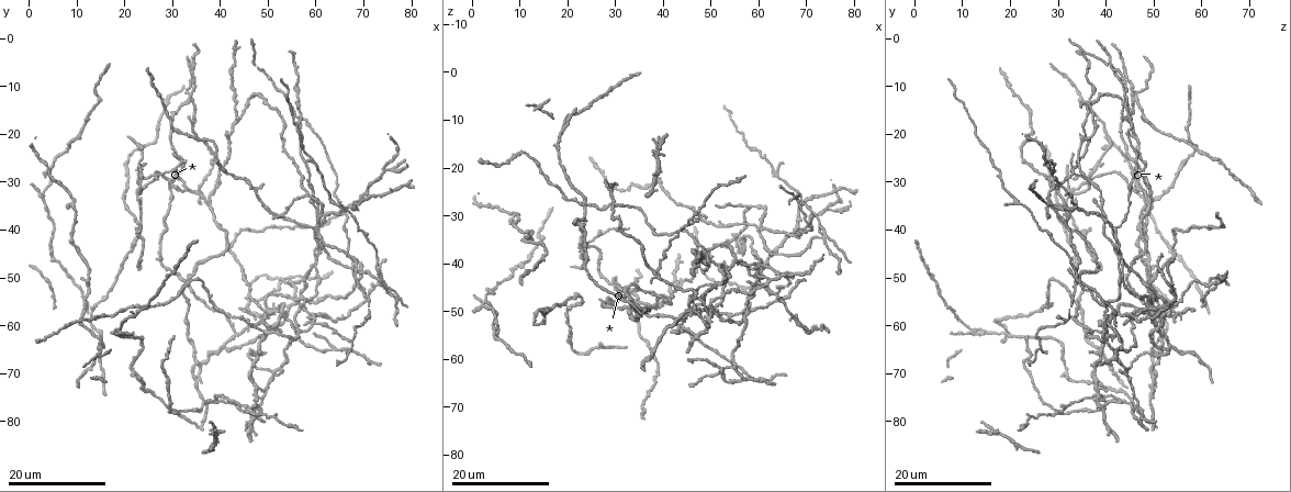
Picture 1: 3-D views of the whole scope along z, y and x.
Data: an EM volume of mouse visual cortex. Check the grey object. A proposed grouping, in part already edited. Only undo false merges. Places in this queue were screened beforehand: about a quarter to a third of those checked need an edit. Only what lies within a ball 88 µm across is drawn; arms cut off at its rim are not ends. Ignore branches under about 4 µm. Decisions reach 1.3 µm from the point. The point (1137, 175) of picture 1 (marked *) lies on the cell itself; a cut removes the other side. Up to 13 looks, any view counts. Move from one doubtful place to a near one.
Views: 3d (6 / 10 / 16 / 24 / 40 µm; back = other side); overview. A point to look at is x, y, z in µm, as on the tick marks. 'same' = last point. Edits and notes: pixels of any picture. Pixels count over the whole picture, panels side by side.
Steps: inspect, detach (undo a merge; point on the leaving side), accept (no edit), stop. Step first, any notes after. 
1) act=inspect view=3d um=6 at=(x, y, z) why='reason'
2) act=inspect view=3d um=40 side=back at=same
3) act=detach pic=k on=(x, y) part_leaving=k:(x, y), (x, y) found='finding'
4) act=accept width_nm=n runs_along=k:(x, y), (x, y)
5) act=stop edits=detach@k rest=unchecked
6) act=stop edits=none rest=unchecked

act=inspect view=3d um=24 at=(60.0, 40.0, 32.5) why='three arms meet'

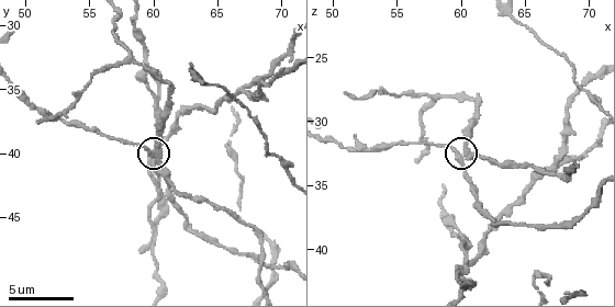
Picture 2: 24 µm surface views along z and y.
act=inspect view=3d um=10 at=(59.6, 39.8, 33.0)

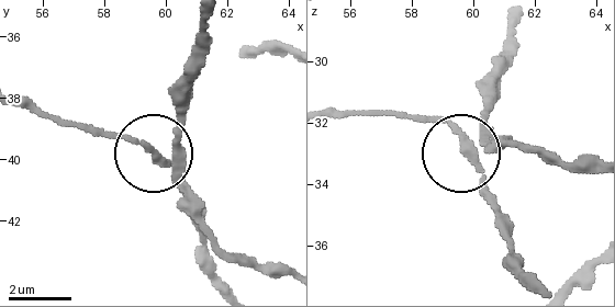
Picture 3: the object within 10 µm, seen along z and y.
act=accept runs_along=3:(505, 22), (482, 134), (461, 145), (443, 121), (405, 113) found='one cell here'

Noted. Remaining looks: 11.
act=inspect view=3d um=24 at=(74.5, 27.5, 28.5) why='branch point'

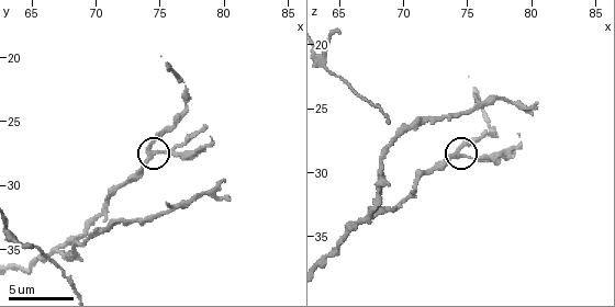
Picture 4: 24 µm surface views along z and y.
act=inspect view=3d um=6 at=(74.6, 27.6, 28.6)

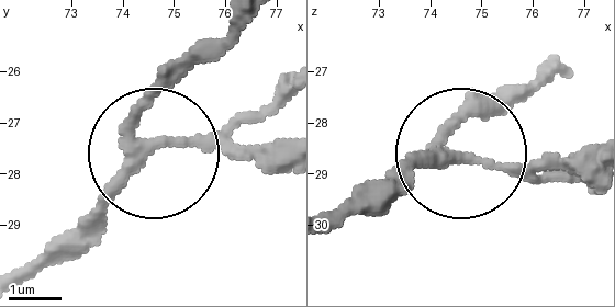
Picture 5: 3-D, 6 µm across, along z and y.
act=inspect view=3d um=6 side=back at=(74.50, 27.50, 28.75)

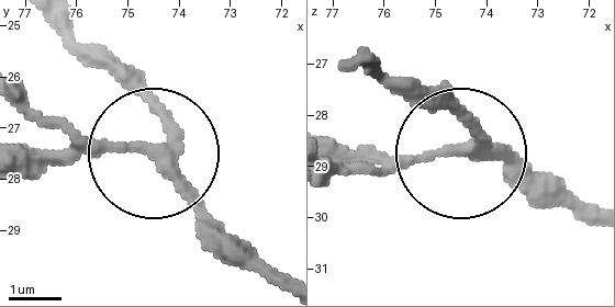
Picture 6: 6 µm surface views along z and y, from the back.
act=accept arms=3 found='continuous, no second cell'

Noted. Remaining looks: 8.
act=inspect view=3d um=16 at=(50.5, 69.5, 43.5) why='four or more arms meet'

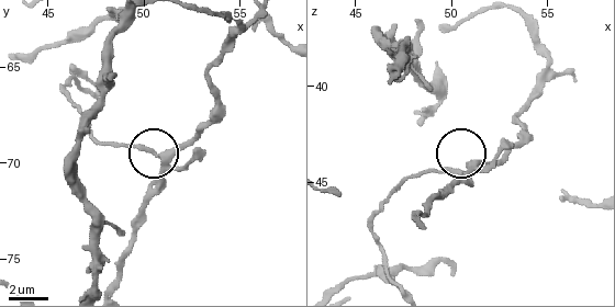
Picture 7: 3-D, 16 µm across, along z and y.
act=inspect view=3d um=6 at=(51.1, 69.9, 44.1)

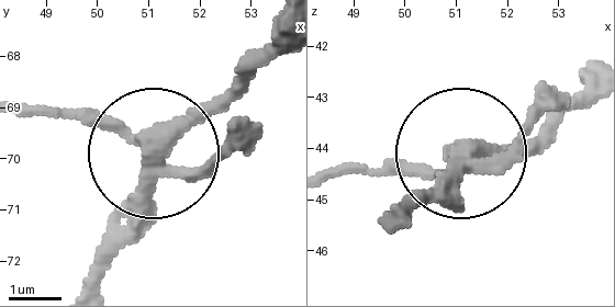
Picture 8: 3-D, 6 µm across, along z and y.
act=detach pic=8 on=(89, 116) width_nm=310 found='a second cell is stuck on'

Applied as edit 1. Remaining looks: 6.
act=inspect view=3d um=16 at=(41.0, 64.5, 53.0) why='a fork'

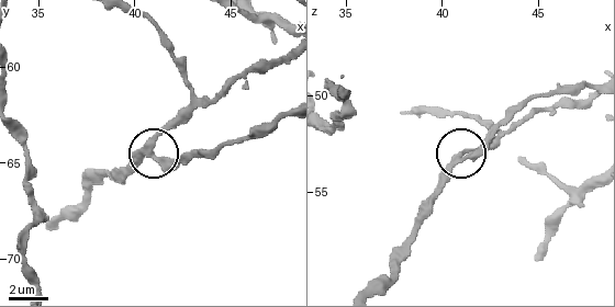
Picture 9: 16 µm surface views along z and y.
act=inspect view=3d um=10 at=(40.9, 64.6, 53.4)

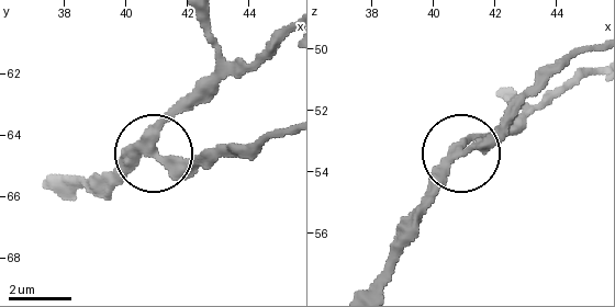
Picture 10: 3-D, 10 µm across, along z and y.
act=accept found='continuous, no second cell'

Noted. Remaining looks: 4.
act=inspect view=3d um=24 at=(38.5, 75.5, 42.5) why='looks like a crossing'

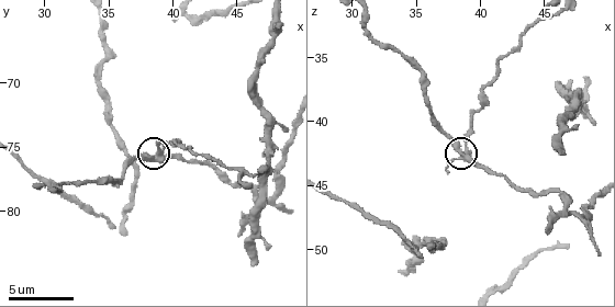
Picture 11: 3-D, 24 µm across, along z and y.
act=inspect view=3d um=10 at=(39.0, 75.6, 42.4)

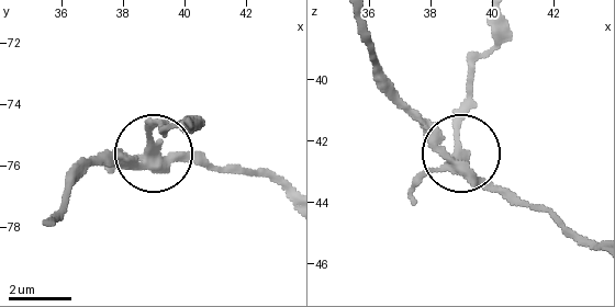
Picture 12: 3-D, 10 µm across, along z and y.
act=detach pic=12 on=(416, 185) arms=4 part_leaving=12:(462, 166), (457, 128), (493, 19) found='a second cell is stuck on'

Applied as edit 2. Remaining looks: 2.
act=stop edits=detach@8,detach@12 rest=unchecked

